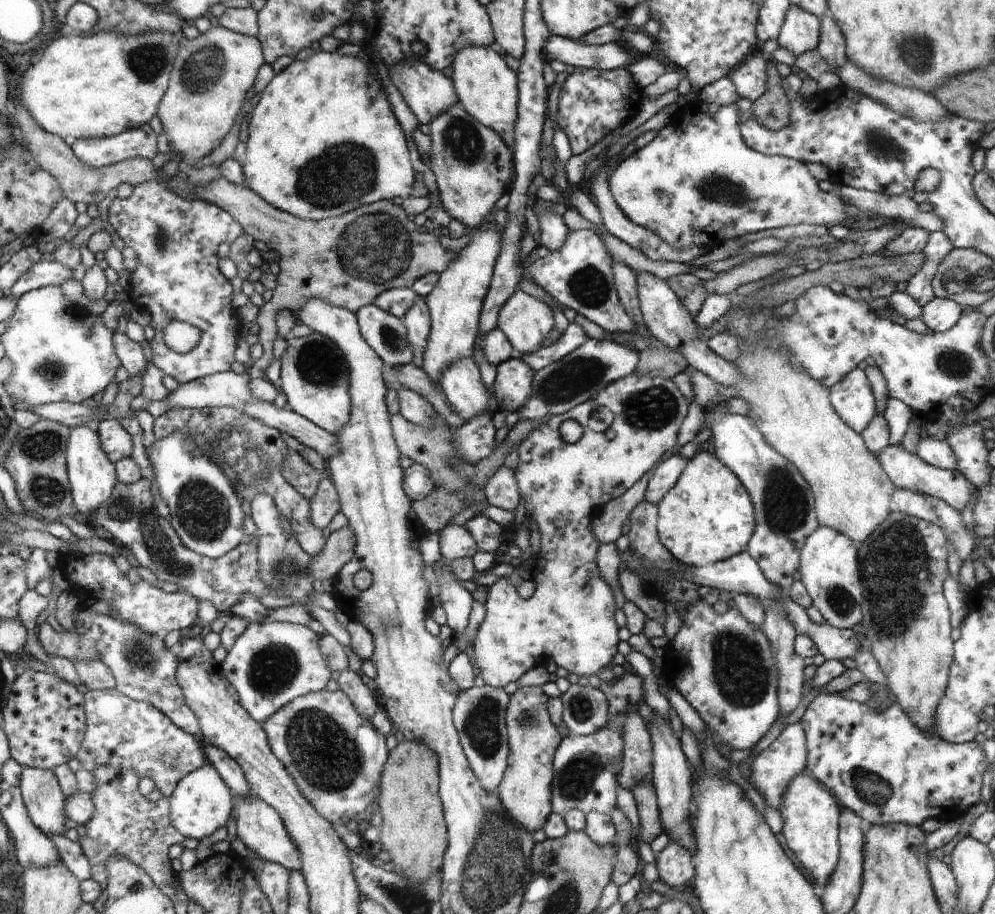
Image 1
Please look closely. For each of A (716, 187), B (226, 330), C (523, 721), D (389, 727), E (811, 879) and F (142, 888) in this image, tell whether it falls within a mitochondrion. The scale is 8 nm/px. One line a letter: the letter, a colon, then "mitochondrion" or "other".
A: mitochondrion
B: other
C: mitochondrion
D: other
E: other
F: mitochondrion

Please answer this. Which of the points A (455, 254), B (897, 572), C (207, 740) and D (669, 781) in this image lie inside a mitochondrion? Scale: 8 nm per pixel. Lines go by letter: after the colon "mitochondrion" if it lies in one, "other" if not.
A: other
B: mitochondrion
C: other
D: other

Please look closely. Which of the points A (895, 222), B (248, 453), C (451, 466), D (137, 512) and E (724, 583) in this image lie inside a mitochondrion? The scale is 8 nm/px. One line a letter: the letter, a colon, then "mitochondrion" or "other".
A: other
B: mitochondrion
C: mitochondrion
D: mitochondrion
E: other

